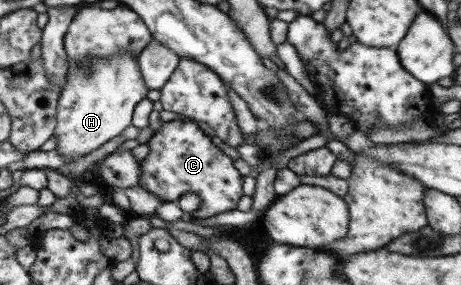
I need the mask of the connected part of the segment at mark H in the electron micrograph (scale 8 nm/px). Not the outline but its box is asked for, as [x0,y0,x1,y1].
[54,53,148,163]

